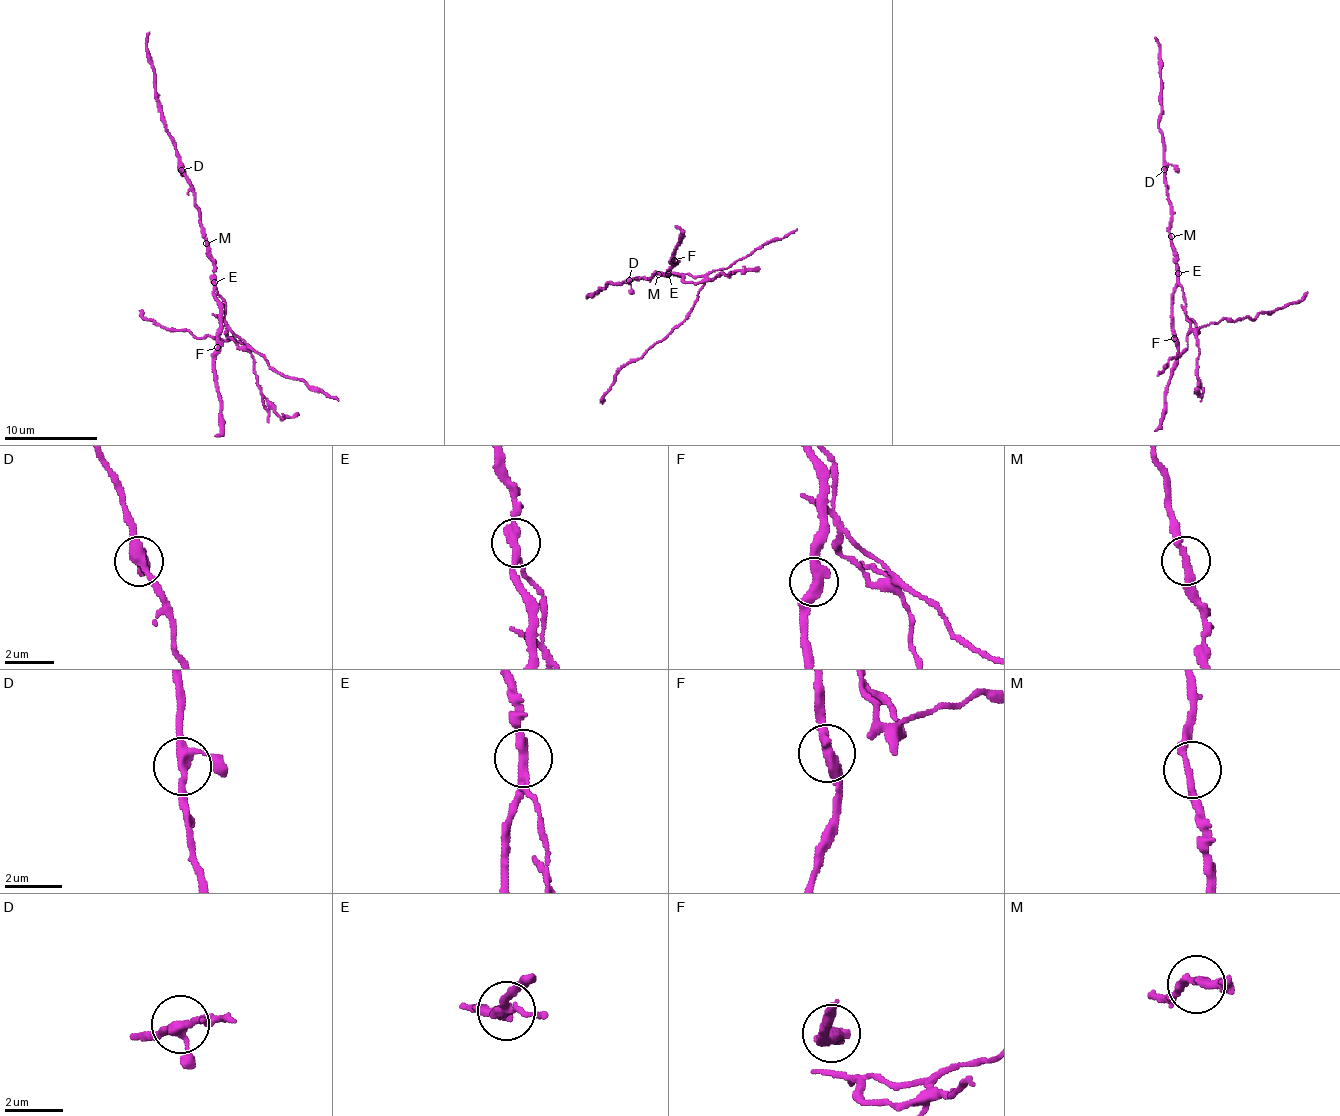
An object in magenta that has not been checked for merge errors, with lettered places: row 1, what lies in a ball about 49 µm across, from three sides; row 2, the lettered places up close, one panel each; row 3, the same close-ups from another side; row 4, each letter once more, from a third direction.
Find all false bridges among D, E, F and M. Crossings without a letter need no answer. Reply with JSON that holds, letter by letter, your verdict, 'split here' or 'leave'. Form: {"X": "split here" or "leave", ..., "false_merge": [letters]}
{"D": "leave", "E": "split here", "F": "leave", "M": "leave", "false_merge": ["E"]}

